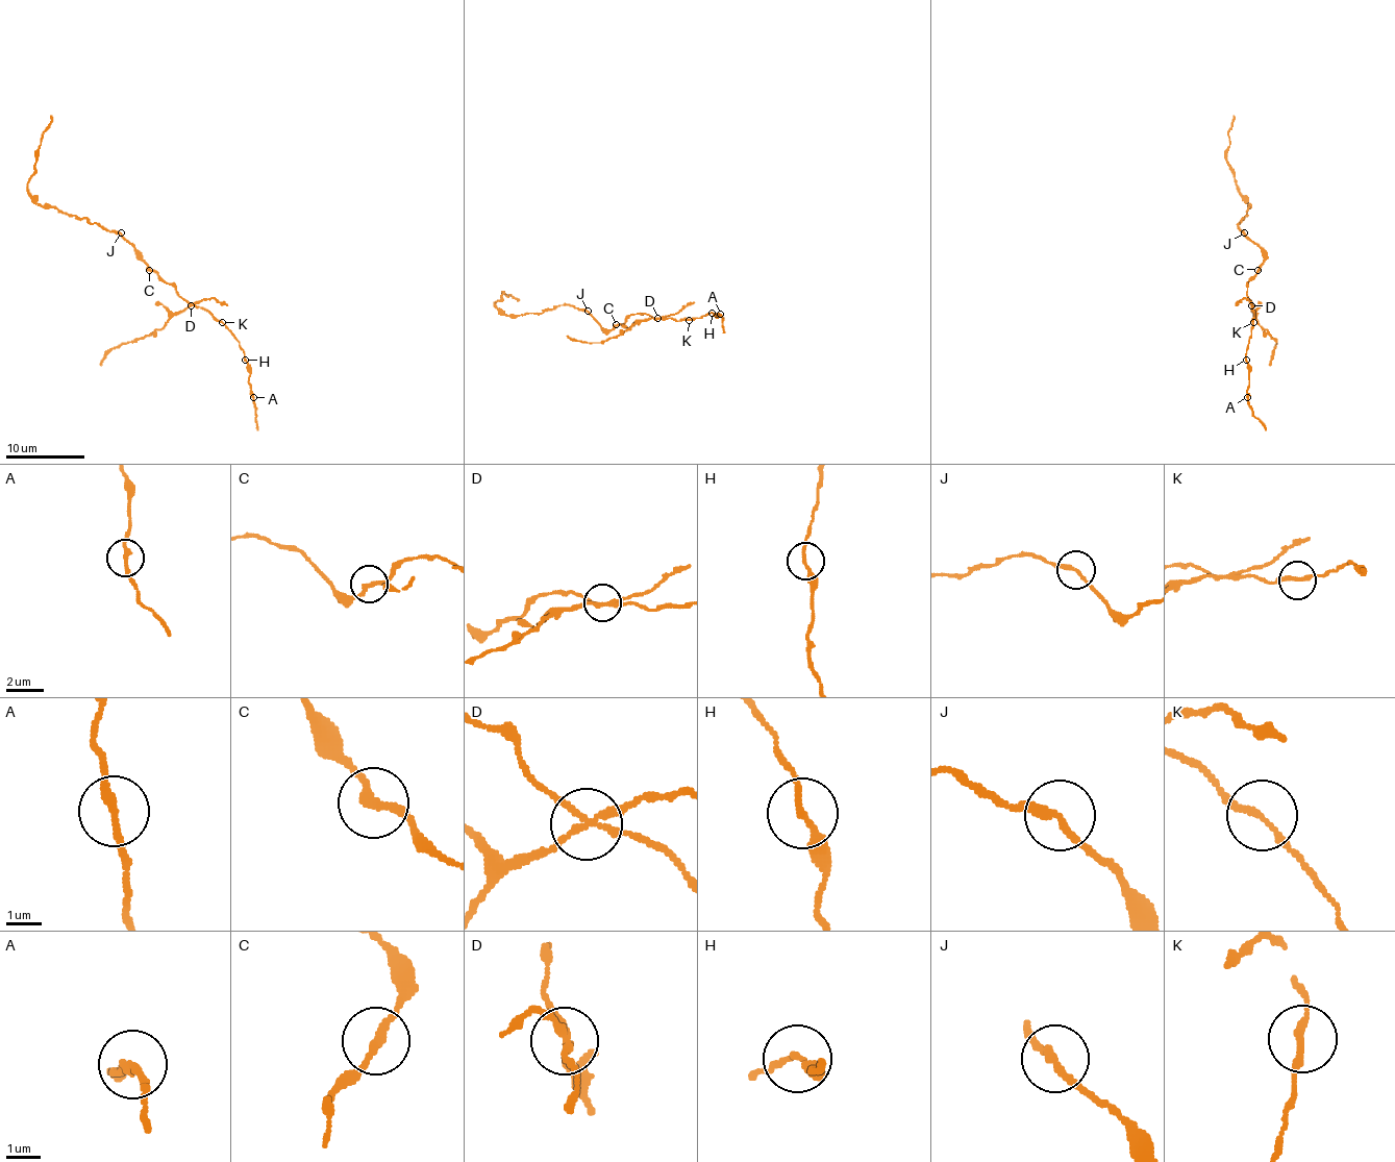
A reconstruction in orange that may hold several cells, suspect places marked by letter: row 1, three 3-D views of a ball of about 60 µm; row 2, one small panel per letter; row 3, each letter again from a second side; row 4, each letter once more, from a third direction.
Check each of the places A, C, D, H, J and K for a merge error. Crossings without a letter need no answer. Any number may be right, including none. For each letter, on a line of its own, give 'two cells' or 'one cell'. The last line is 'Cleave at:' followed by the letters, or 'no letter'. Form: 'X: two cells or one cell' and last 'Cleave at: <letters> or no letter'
A: one cell
C: one cell
D: two cells
H: one cell
J: two cells
K: one cell
Cleave at: D, J

